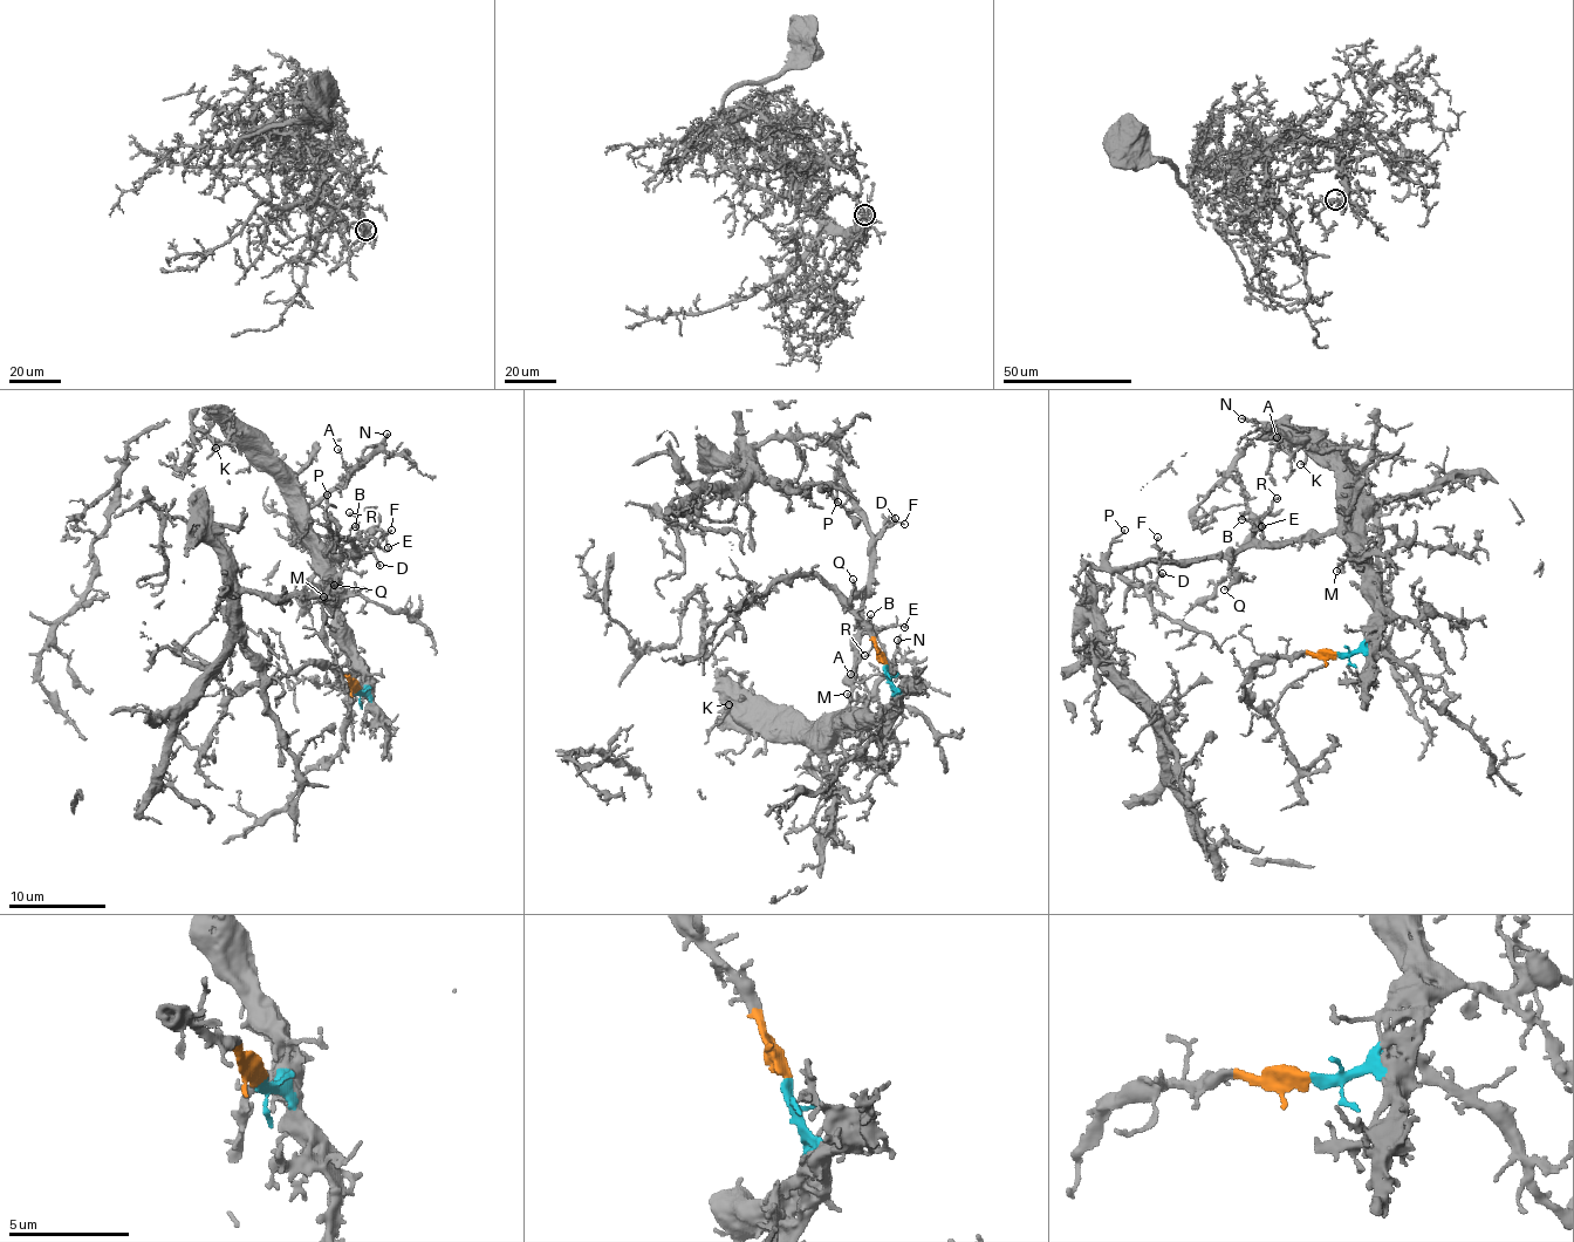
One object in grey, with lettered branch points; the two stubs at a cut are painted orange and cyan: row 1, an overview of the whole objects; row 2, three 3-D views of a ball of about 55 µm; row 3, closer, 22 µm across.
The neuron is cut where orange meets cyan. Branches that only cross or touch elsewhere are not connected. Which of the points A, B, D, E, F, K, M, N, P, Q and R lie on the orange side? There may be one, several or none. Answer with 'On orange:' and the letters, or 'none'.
On orange: none

